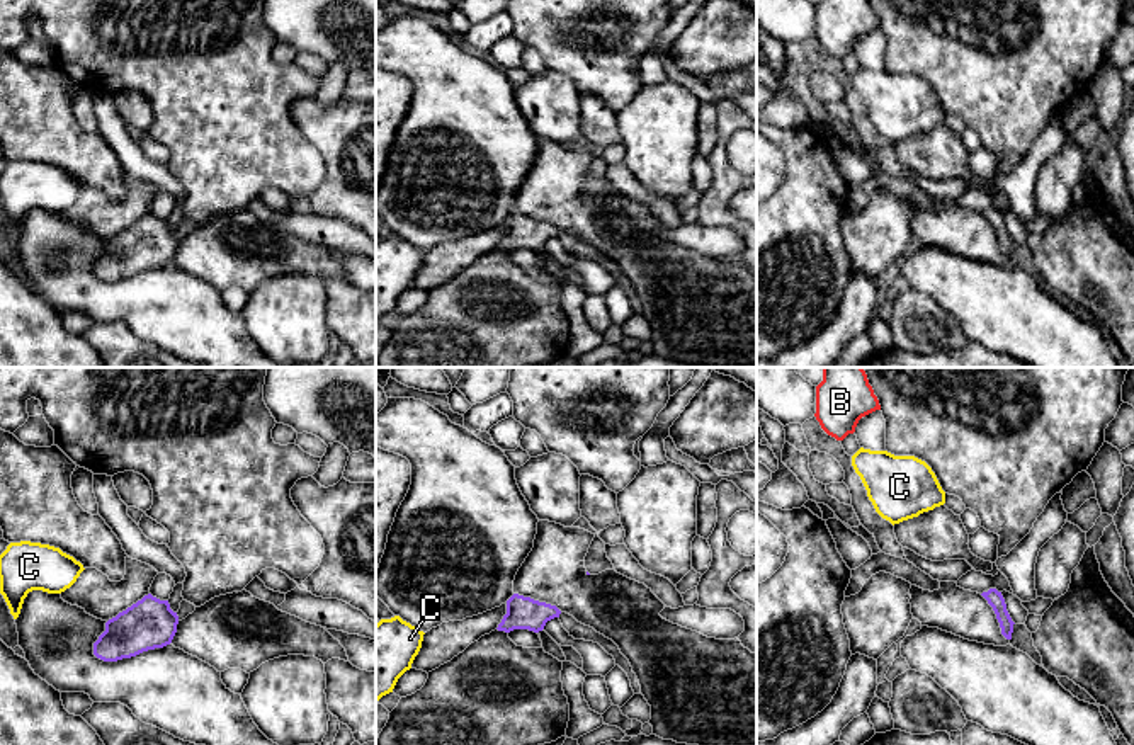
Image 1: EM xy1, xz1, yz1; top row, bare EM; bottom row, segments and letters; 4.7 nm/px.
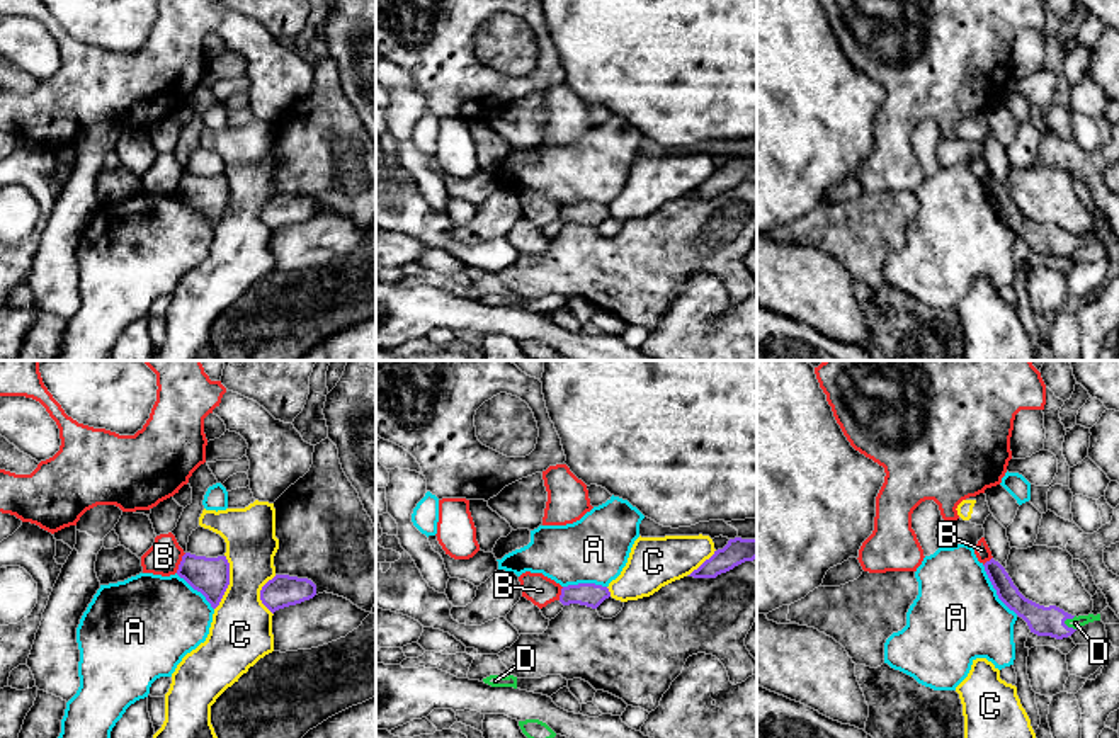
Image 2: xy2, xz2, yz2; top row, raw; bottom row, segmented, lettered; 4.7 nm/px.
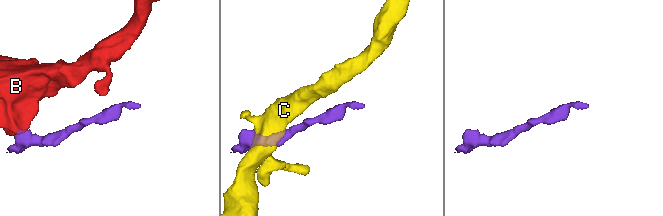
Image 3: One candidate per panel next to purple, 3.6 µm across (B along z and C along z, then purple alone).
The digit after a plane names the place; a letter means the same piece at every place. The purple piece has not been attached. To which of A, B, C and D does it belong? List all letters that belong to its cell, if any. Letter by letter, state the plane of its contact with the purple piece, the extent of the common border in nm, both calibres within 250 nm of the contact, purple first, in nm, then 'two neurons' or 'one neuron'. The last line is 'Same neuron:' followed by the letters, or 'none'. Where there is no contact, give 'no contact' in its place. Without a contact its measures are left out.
A: yz2 | 300 nm | 120/420 nm | two neurons
B: xy2 | 110 nm | 180/160 nm | two neurons
C: xy2 | 260 nm | 180/300 nm | two neurons
D: yz2 | 80 nm | 140/60 nm | one neuron
Same neuron: D

